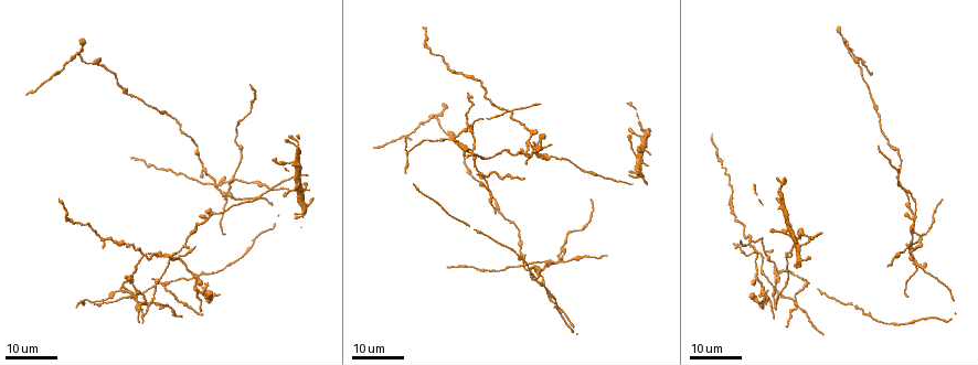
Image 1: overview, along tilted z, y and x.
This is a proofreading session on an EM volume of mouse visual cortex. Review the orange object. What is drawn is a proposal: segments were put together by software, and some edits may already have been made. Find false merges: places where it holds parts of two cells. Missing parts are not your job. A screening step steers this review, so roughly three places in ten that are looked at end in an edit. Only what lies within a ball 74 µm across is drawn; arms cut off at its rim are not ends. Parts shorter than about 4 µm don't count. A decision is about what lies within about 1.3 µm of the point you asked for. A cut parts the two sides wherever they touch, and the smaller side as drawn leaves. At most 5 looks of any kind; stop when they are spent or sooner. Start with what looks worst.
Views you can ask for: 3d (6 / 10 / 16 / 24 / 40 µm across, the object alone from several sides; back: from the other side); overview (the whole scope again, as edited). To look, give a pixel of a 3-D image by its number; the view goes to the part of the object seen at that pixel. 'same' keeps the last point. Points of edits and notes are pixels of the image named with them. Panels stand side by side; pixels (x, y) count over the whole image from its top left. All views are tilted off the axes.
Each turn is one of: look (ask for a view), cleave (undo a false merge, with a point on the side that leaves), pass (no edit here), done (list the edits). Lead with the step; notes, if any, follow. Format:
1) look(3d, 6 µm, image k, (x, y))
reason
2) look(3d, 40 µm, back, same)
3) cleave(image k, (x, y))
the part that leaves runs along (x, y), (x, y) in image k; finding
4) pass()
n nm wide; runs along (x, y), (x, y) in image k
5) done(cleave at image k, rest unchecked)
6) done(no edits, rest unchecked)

look(3d, 24 µm, image 1, (509, 112))
four-way junction

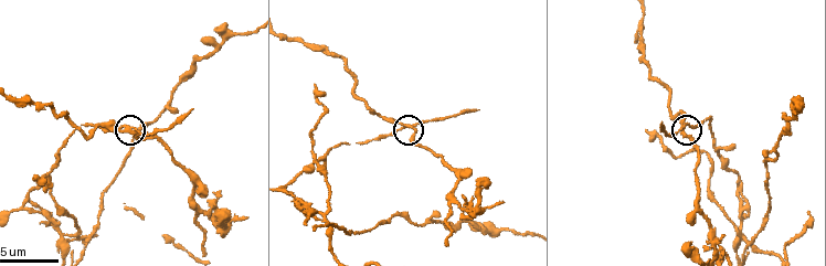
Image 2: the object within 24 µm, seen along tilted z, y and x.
look(3d, 6 µm, image 2, (405, 126))

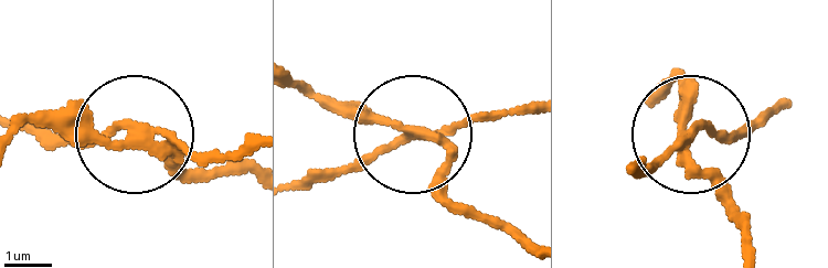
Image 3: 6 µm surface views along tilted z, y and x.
cleave(image 3, (74, 128))
4 arms; the part that leaves runs along (147, 138), (248, 175) in image 3; a second cell is stuck on

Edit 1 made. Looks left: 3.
look(3d, 16 µm, image 2, (28, 198))

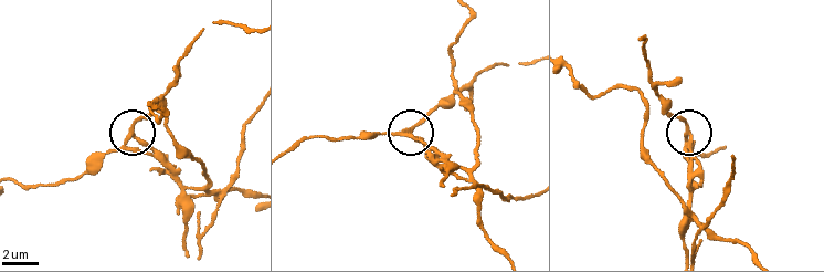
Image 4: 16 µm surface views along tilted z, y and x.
cleave(image 4, (157, 152))
240 nm wide; the part that leaves runs along (131, 150), (185, 186), (218, 189), (234, 171), (252, 114) in image 4; two cells meet here

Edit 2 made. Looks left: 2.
done(cleave at image 3, cleave at image 4, rest unchecked)

